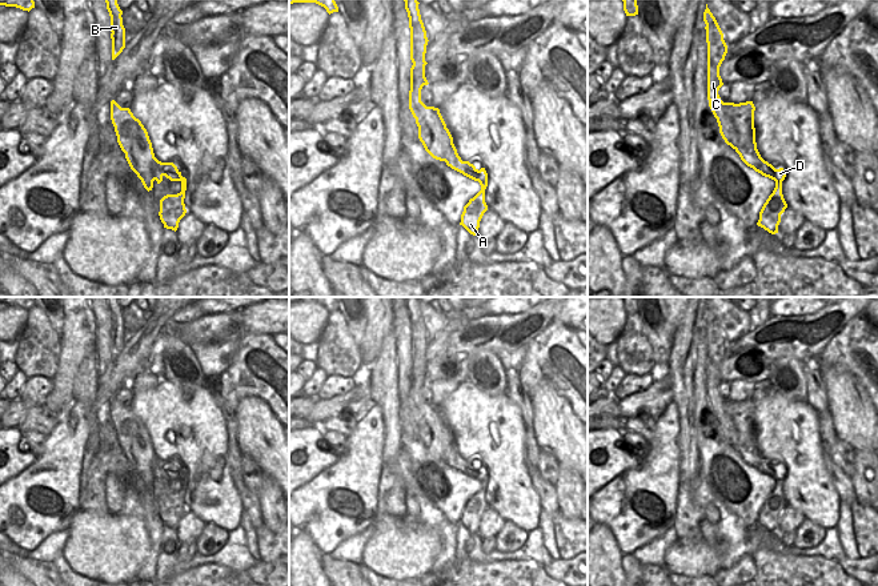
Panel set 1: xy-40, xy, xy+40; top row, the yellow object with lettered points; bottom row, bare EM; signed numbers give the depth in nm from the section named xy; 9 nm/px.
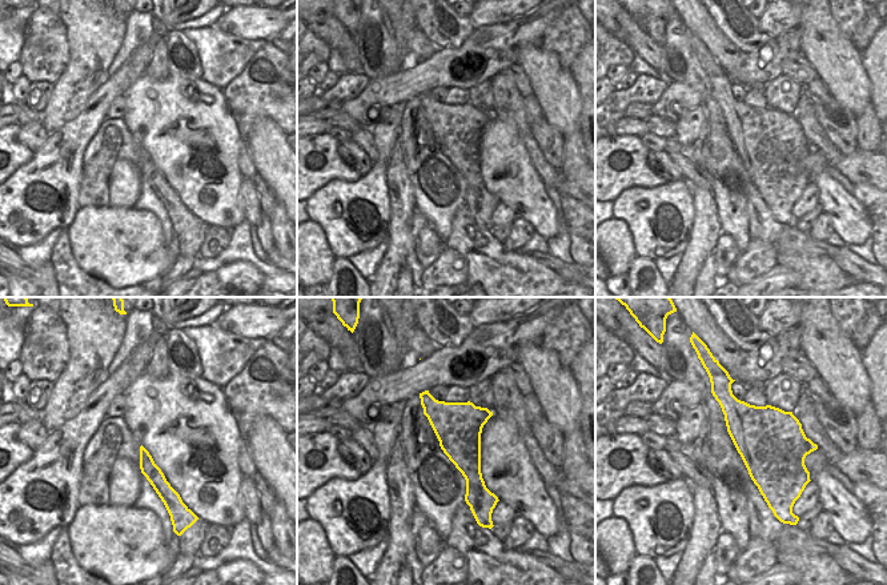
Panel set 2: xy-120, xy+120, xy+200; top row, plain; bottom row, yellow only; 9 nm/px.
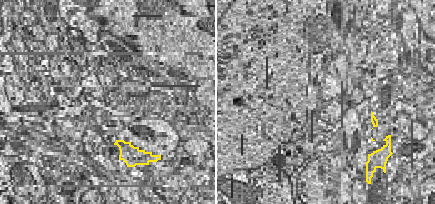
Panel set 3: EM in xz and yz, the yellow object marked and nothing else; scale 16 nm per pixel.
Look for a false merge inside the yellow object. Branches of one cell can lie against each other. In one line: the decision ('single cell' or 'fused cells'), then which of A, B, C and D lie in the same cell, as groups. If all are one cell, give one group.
fused cells | A D / B C

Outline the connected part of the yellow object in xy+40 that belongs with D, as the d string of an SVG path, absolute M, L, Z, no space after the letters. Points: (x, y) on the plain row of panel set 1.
M753 400L739 402L725 401L723 406L726 413L734 421L734 426L730 426L730 422L722 410L714 416L729 430L730 437L738 441L735 450L739 453L741 458L755 470L775 479L775 486L763 502L757 521L758 525L775 533L778 531L781 513L787 506L782 493L782 479L785 478L786 471L783 466L775 467L771 462L765 459L757 447L754 426L755 405Z

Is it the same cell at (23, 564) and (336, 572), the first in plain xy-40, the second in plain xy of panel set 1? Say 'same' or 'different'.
same

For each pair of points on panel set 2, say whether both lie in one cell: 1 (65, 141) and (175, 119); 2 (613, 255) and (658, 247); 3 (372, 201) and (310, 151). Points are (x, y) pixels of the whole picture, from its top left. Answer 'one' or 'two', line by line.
1: two
2: two
3: two

